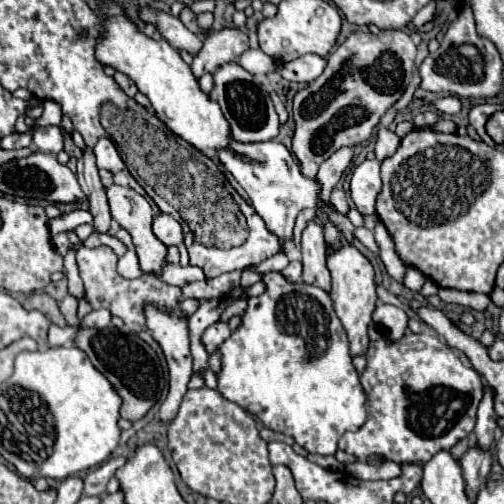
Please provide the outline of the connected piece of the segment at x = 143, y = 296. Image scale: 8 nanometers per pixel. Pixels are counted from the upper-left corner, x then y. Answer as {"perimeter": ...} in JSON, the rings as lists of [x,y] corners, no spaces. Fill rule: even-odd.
{"perimeter":[[[80,246],[76,250],[76,262],[78,262],[78,268],[80,268],[80,278],[84,280],[84,288],[86,288],[84,298],[88,300],[92,310],[108,308],[114,316],[122,318],[124,324],[132,332],[144,332],[146,330],[144,328],[144,308],[148,304],[156,304],[156,308],[178,308],[178,304],[180,304],[182,292],[176,286],[164,284],[158,278],[128,280],[128,278],[120,276],[118,270],[116,270],[118,256],[108,246],[98,246],[98,248]]]}

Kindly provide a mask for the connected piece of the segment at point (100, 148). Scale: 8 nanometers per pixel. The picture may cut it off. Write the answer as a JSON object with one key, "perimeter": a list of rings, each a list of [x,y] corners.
{"perimeter":[[[100,138],[98,144],[94,146],[94,154],[96,154],[96,164],[98,168],[104,168],[104,170],[110,170],[112,174],[124,170],[124,162],[114,146],[112,140],[108,138]]]}

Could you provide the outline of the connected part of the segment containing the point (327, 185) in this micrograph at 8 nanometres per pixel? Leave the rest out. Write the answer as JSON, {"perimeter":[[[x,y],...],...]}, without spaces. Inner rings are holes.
{"perimeter":[[[344,146],[344,148],[336,150],[328,160],[324,160],[320,164],[316,180],[322,184],[322,200],[330,200],[330,192],[336,186],[336,182],[340,180],[342,172],[352,162],[352,156],[354,156],[354,150],[348,148],[348,146]]]}

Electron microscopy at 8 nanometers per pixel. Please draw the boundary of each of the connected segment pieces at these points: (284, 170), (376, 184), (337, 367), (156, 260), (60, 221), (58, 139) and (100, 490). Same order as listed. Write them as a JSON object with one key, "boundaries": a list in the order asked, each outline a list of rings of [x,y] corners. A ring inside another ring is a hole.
{"boundaries":[[[[274,140],[256,142],[256,144],[234,144],[232,142],[230,150],[218,152],[218,160],[220,164],[226,166],[228,172],[232,172],[238,184],[248,192],[250,204],[262,216],[268,230],[280,240],[280,244],[284,244],[286,240],[292,240],[296,214],[300,210],[314,208],[314,210],[324,210],[326,214],[334,212],[334,206],[330,202],[320,204],[320,184],[300,174],[298,160],[280,142],[274,142]],[[234,152],[238,152],[240,156],[234,156]],[[250,160],[254,160],[256,164],[250,164]]],[[[374,158],[358,164],[350,180],[350,196],[362,216],[376,216],[376,196],[380,188],[380,162]]],[[[268,272],[262,276],[262,282],[266,284],[266,290],[260,294],[260,296],[254,296],[254,298],[248,298],[248,306],[244,310],[244,314],[240,316],[242,322],[240,326],[230,334],[230,338],[226,338],[220,346],[218,346],[218,352],[220,352],[220,362],[222,362],[222,368],[218,372],[218,392],[230,400],[230,402],[236,402],[238,406],[242,406],[244,410],[252,412],[256,418],[260,418],[264,422],[266,428],[274,430],[274,432],[282,432],[286,436],[292,436],[296,440],[296,444],[300,444],[302,448],[306,448],[308,452],[314,452],[314,454],[322,454],[322,456],[328,456],[328,454],[334,454],[338,450],[338,440],[344,432],[352,430],[356,432],[364,420],[366,420],[366,414],[368,414],[368,396],[360,384],[360,374],[356,372],[354,364],[352,364],[352,354],[350,354],[350,348],[348,348],[348,338],[346,338],[346,332],[344,332],[344,326],[340,324],[334,308],[332,308],[332,298],[328,292],[324,292],[322,288],[316,288],[312,284],[304,284],[302,280],[300,282],[288,282],[282,272]]],[[[112,184],[106,188],[106,196],[108,196],[108,204],[110,204],[110,214],[112,218],[130,232],[132,236],[132,242],[136,246],[136,254],[138,254],[138,264],[140,264],[140,270],[144,274],[156,274],[160,276],[162,272],[162,266],[166,264],[166,254],[168,254],[168,248],[154,236],[152,232],[152,208],[148,204],[148,200],[144,196],[140,196],[138,192],[134,192],[132,188],[122,188],[118,184]]],[[[72,210],[72,212],[66,212],[66,214],[58,216],[58,218],[52,218],[48,222],[48,230],[54,236],[58,232],[74,230],[80,224],[92,224],[92,214],[88,210]]],[[[46,126],[46,128],[38,128],[34,132],[34,138],[32,142],[44,150],[44,152],[60,152],[64,148],[62,144],[62,134],[60,134],[60,128],[58,126]]],[[[114,456],[110,460],[106,460],[104,464],[96,466],[94,470],[90,470],[84,478],[84,494],[86,496],[102,496],[106,492],[106,484],[108,480],[114,476],[114,472],[118,468],[122,468],[126,464],[124,456]]]]}

